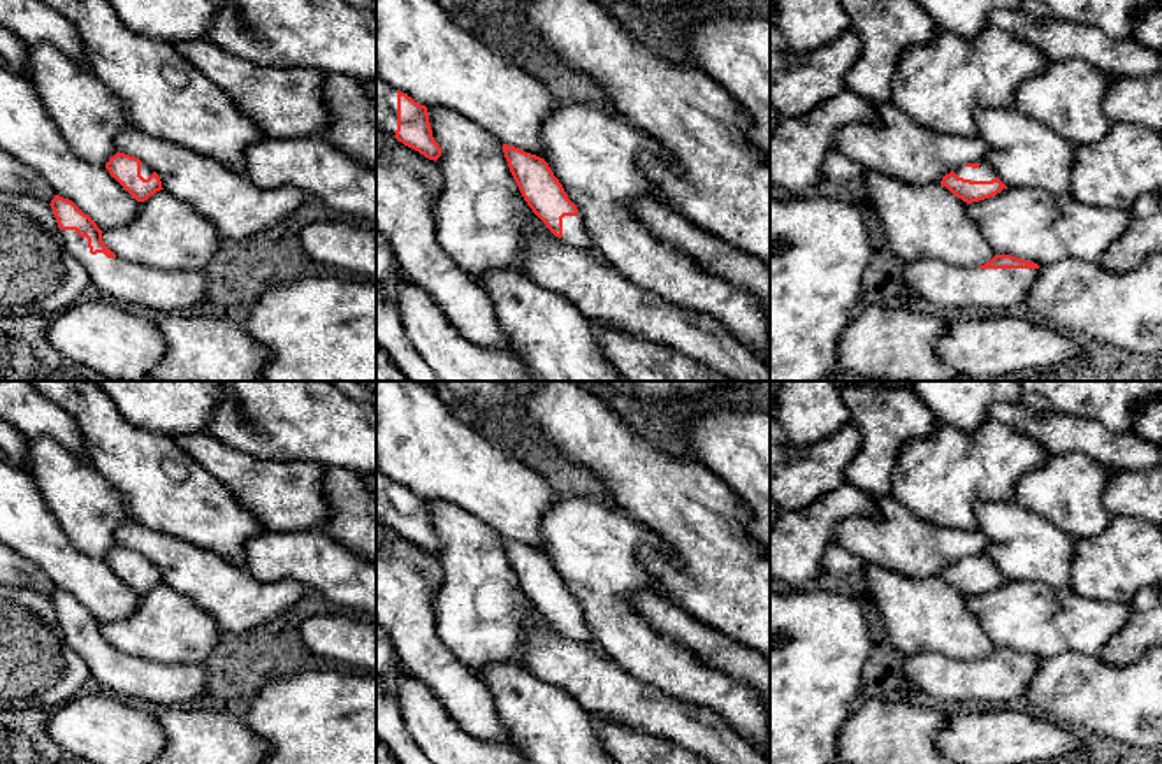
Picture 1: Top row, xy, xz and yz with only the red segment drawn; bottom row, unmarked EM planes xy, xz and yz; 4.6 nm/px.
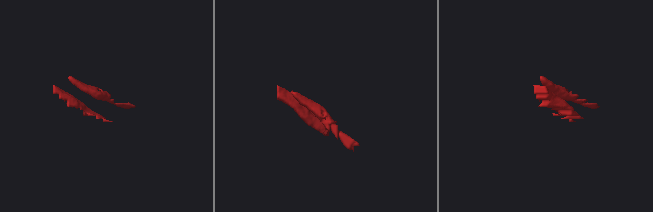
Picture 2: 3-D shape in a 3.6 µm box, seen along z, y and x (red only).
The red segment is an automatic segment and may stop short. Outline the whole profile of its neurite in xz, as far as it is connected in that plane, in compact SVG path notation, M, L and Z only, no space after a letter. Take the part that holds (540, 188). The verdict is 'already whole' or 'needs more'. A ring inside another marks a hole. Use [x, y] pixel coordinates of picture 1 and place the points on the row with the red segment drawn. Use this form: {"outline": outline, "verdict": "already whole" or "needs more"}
{"outline": "M503 144L503 153L524 200L547 228L563 242L582 248L592 258L605 262L577 205L568 198L548 163L536 155L508 144Z", "verdict": "needs more"}

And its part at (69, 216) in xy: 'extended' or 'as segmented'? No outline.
extended

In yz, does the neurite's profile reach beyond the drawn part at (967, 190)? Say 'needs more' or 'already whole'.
needs more

